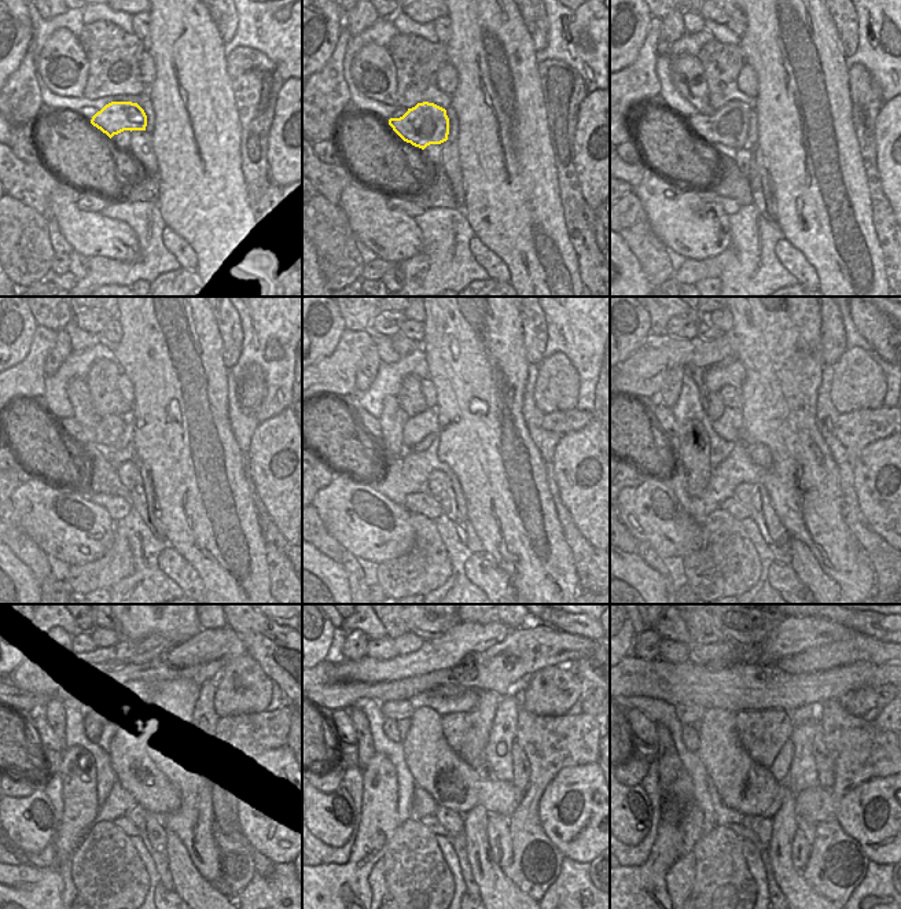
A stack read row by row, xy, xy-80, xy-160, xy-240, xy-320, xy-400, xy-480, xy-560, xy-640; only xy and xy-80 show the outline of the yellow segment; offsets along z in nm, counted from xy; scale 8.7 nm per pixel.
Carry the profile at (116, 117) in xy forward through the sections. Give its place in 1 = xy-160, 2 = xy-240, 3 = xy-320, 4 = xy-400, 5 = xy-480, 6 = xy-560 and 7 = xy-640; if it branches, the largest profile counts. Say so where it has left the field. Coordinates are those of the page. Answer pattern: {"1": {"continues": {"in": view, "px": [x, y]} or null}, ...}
{"1": {"continues": {"in": "xy-160", "px": [727, 129]}}, "2": {"continues": {"in": "xy-240", "px": [103, 434]}}, "3": {"continues": {"in": "xy-320", "px": [370, 424]}}, "4": {"continues": {"in": "xy-400", "px": [662, 416]}}, "5": {"continues": {"in": "xy-480", "px": [46, 738]}}, "6": {"continues": {"in": "xy-560", "px": [344, 729]}}, "7": {"continues": {"in": "xy-640", "px": [646, 729]}}}

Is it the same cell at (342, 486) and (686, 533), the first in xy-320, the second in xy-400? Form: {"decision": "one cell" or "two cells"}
{"decision": "one cell"}

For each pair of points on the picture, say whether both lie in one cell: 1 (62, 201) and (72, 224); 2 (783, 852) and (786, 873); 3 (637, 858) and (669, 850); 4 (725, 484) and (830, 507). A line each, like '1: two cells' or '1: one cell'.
1: one cell
2: one cell
3: two cells
4: two cells

